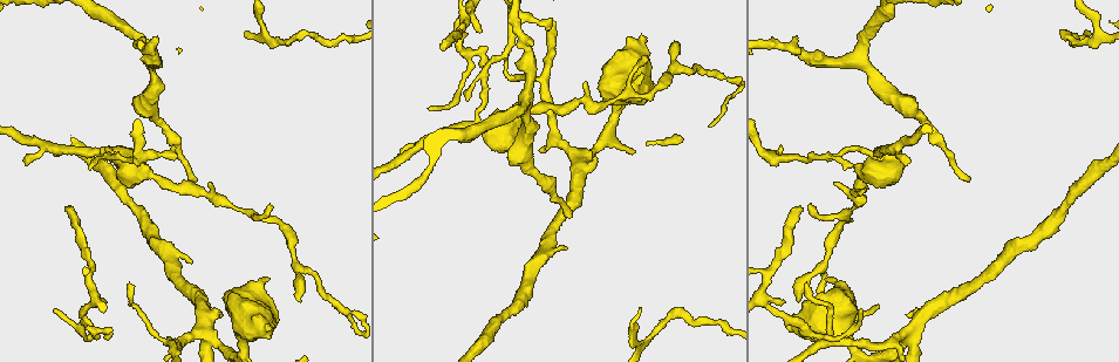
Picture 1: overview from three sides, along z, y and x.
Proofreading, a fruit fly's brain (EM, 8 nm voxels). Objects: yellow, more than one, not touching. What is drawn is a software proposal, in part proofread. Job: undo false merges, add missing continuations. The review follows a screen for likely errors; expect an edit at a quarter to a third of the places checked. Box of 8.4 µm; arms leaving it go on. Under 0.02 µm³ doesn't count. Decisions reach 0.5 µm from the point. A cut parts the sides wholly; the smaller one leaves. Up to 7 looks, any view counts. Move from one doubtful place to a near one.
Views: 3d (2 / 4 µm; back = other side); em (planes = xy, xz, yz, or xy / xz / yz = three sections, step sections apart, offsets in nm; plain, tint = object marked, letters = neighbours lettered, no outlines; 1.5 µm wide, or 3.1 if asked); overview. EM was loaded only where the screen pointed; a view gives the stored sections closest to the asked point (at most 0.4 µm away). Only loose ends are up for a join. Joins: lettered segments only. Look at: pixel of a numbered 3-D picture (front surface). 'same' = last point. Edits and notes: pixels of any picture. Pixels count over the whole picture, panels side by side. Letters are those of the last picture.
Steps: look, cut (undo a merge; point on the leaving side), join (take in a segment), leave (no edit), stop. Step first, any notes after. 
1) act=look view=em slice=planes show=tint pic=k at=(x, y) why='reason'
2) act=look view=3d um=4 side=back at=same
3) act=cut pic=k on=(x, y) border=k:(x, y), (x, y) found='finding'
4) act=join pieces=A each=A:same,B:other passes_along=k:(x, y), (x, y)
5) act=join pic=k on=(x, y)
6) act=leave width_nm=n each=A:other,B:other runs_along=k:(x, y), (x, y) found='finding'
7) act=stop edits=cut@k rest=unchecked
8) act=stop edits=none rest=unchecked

act=look view=3d um=4 side=back pic=1 at=(876, 153) why='branch point'

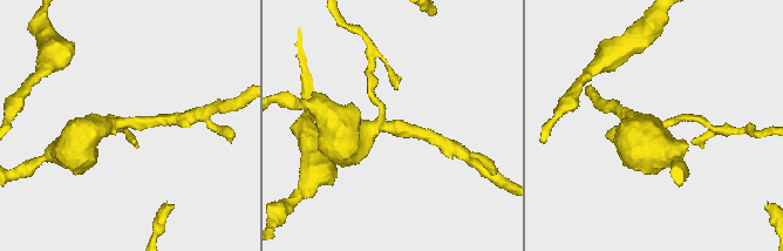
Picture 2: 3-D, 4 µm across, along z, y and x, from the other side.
act=look view=em slice=planes show=plain pic=2 at=(373, 128) why='now the EM'

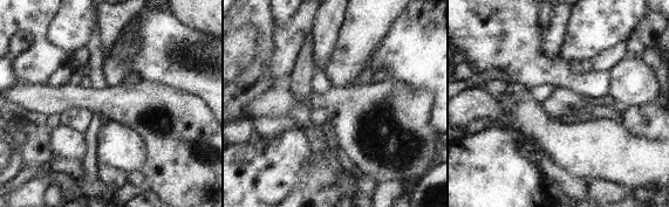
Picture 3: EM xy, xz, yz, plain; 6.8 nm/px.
act=look view=em slice=planes show=letters at=same

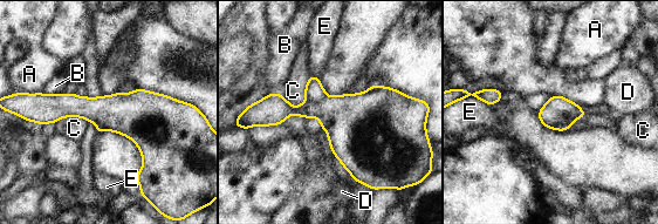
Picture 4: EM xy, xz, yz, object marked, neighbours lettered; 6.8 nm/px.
act=cut pic=4 on=(314, 90) each=A:other,B:other,C:other,D:other,E:other border=4:(326, 95), (317, 101), (306, 100) found='two neurons meet here'

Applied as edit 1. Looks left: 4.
act=look view=em slice=planes show=letters pic=1 at=(769, 274) why='branch point'

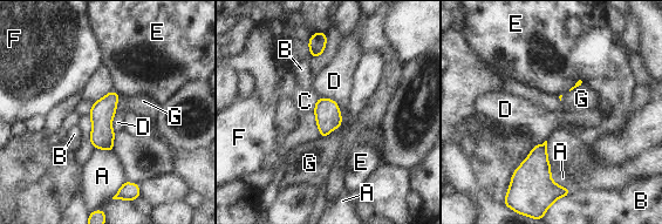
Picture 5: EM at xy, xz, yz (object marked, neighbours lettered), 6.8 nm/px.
act=leave width_nm=20 each=A:other,B:other,C:other,D:other,E:other,F:other,G:other border=5:(319, 96), (332, 99), (340, 107) found='all the same neuron'

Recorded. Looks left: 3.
act=stop edits=cut@4 rest=unchecked

